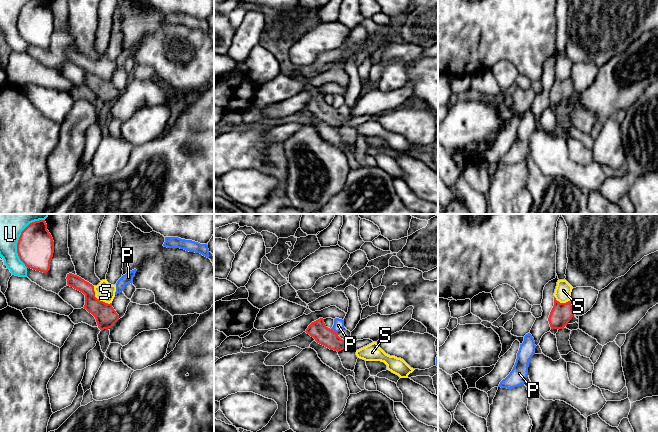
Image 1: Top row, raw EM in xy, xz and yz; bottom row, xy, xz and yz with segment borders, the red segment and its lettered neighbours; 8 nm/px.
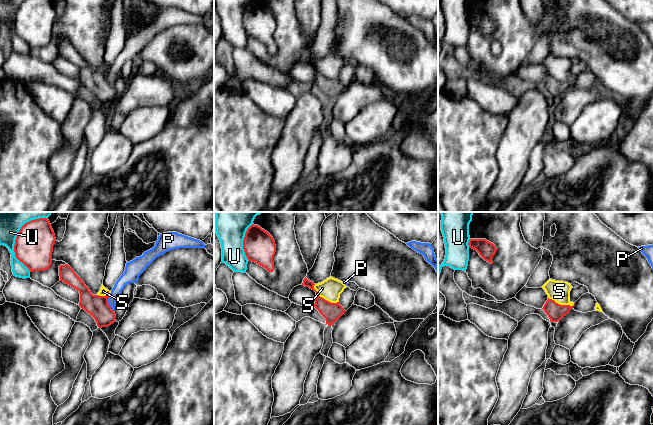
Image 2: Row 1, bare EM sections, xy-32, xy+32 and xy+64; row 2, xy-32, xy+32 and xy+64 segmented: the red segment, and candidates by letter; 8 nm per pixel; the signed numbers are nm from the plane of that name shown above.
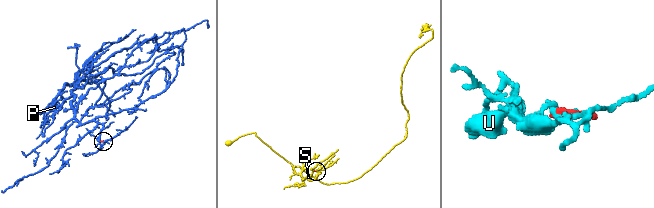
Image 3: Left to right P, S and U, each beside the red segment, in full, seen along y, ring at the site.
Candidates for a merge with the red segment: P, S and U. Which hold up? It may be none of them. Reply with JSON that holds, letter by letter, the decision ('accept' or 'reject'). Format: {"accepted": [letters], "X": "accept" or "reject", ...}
{"accepted": ["S"], "P": "reject", "S": "accept", "U": "reject"}

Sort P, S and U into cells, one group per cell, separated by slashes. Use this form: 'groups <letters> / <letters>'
groups P / S / U

